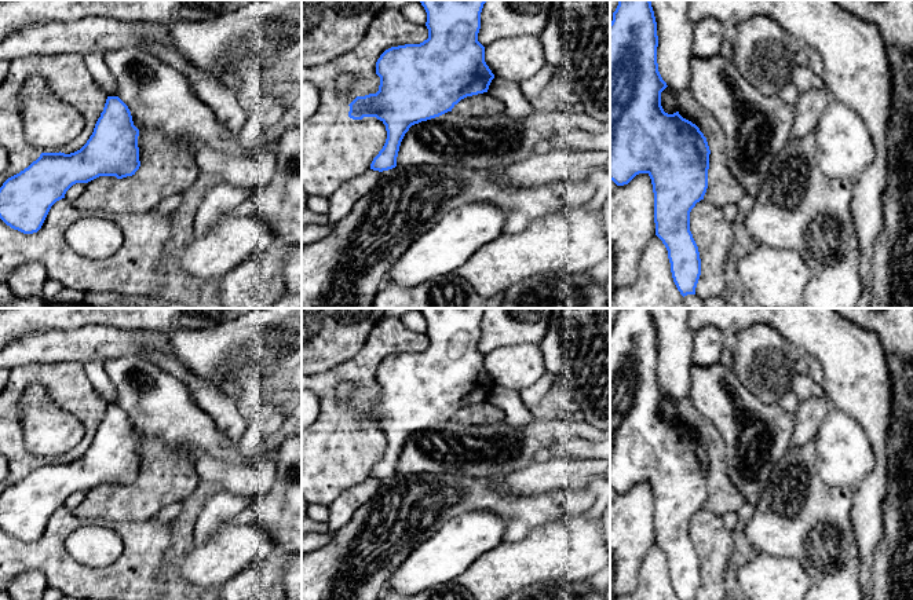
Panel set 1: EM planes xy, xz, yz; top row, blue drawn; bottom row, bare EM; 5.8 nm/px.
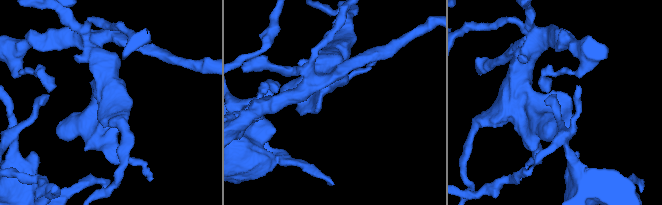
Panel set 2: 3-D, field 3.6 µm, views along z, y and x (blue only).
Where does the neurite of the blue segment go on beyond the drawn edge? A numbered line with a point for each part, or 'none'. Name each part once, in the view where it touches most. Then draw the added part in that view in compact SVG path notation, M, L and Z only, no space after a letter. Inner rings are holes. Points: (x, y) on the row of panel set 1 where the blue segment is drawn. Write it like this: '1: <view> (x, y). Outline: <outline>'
none

